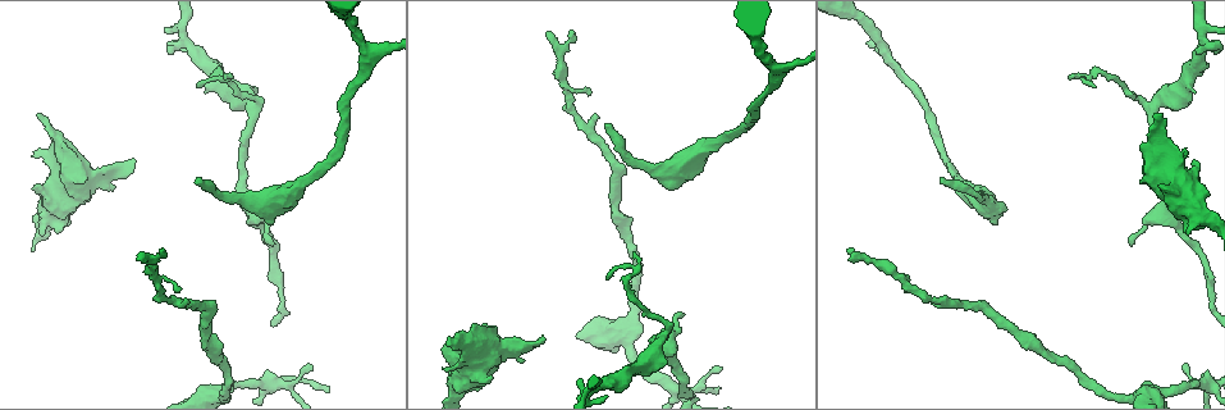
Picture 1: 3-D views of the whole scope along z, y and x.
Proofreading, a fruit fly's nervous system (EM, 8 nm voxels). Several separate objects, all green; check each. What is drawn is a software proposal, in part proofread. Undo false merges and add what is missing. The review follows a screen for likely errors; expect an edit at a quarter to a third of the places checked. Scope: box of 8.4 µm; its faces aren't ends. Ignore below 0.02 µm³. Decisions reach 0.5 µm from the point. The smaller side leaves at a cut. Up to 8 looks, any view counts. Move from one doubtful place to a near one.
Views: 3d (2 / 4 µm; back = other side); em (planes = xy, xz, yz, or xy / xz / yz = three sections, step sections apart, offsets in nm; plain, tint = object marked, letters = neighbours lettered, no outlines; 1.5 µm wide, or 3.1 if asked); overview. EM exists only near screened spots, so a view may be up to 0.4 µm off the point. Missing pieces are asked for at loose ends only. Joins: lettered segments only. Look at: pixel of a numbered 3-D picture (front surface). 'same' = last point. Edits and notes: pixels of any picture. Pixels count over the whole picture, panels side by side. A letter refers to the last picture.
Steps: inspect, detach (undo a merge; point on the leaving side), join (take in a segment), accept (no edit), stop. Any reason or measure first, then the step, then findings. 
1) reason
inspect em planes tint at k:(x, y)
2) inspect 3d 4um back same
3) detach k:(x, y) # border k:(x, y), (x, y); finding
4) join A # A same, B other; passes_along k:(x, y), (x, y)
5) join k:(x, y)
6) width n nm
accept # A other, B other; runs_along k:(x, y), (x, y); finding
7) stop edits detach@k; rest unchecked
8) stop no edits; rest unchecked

free end
inspect 3d 4um at 1:(138, 257)

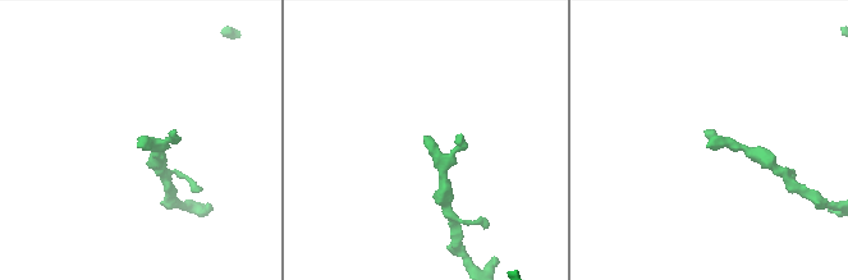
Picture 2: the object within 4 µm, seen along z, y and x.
inspect em planes letters at 2:(139, 143)

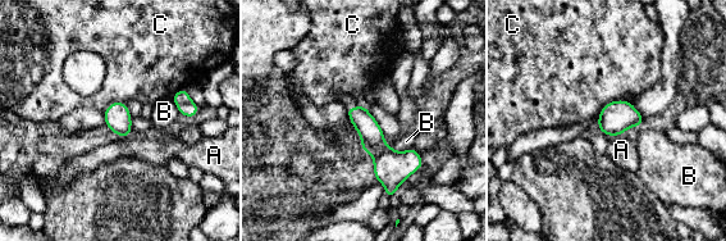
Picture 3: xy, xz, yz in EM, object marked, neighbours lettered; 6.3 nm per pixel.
width 150 nm
accept # A other, B other, C other; border 3:(622, 99), (608, 101), (596, 119); none of them fits

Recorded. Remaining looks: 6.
three-way junction
inspect em planes tint at 1:(367, 47)

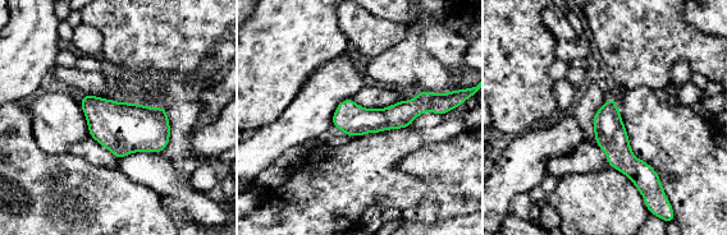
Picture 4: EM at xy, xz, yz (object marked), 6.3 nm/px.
see the neighbours
inspect em planes letters same

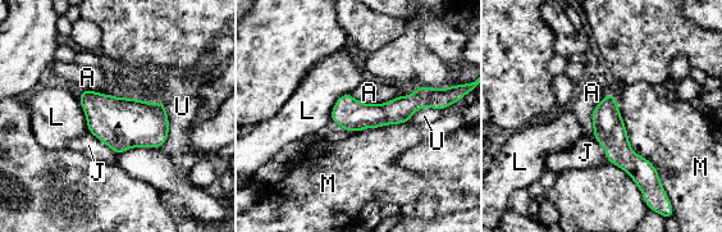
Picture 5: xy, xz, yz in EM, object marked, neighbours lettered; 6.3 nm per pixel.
width 200 nm
accept # A other, J other, L other, M other, U other; runs_along 5:(434, 100), (385, 114), (333, 117); all the same cell

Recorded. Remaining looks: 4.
thin end
inspect 3d 2um at 1:(610, 124)

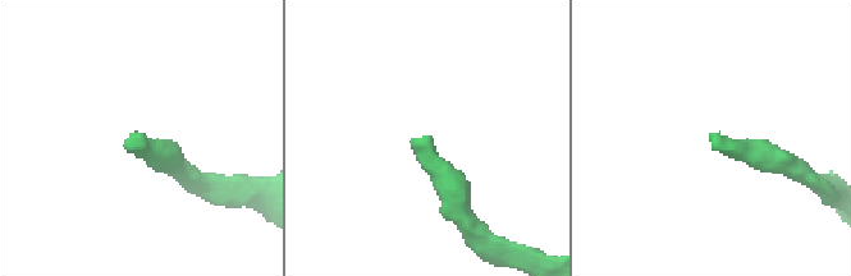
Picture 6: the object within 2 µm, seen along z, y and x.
need the tissue
inspect em planes letters at 6:(141, 135)

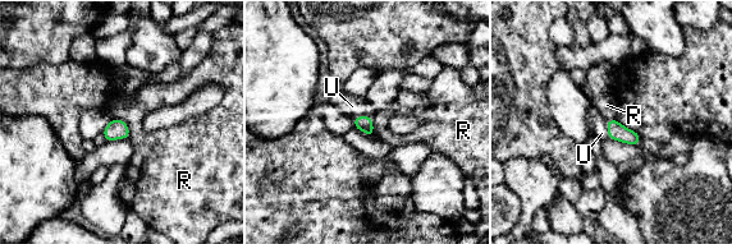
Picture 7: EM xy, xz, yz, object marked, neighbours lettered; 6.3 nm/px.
width 100 nm
join U # R other, U same; the cell continues

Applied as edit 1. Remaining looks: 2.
an open end
inspect em planes letters at 1:(448, 337)

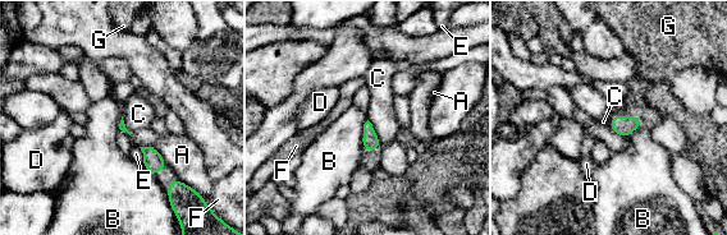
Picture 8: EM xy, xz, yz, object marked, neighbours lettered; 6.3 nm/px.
join G # A other, B other, C other, D other, E other, F other, G same; passes_along 8:(622, 125), (629, 116), (639, 84); the cell continues

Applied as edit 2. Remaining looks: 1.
stop edits join@7, join@8; rest unchecked

